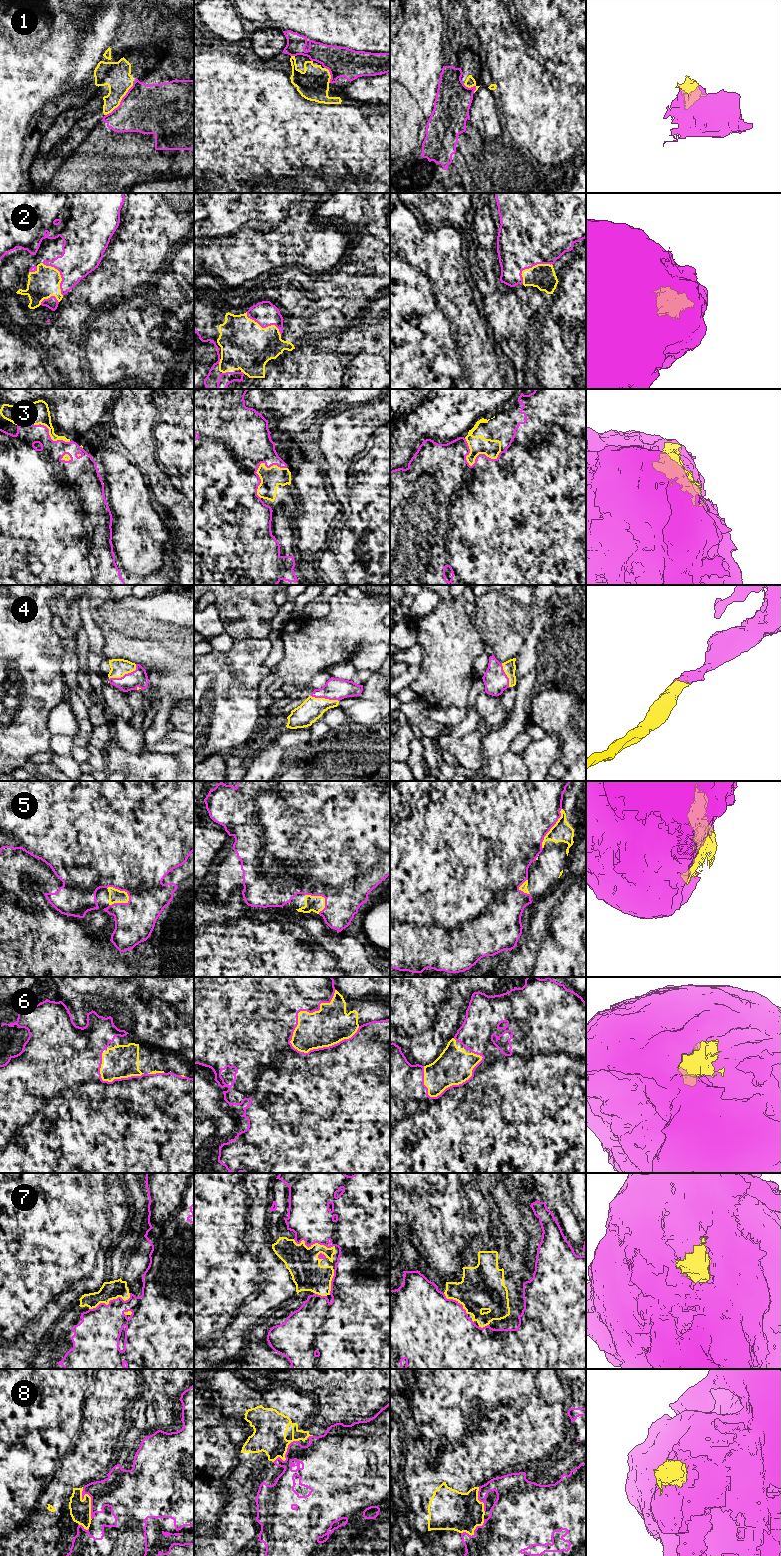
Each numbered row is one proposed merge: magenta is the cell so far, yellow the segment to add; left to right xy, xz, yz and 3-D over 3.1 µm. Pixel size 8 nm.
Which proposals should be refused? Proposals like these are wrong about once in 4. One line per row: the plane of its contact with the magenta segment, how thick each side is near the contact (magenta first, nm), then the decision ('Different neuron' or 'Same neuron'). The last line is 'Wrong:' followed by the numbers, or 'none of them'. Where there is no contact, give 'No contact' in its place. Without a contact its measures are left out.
1: Touches magenta in xy. Thickness 400 nm (magenta) against 220 nm. Different neuron
2: Touches magenta in yz. Thickness 480 nm (magenta) against 200 nm. Same neuron
3: Touches magenta in yz. Thickness 480 nm (magenta) against 140 nm. Same neuron
4: Touches magenta in xy. Thickness 140 nm (magenta) against 140 nm. Same neuron
5: Touches magenta in xy. Thickness 500 nm (magenta) against 110 nm. Same neuron
6: Touches magenta in xz. Thickness 500 nm (magenta) against 300 nm. Same neuron
7: Touches magenta in xy. Thickness 340 nm (magenta) against 150 nm. Same neuron
8: Touches magenta in xy. Thickness 300 nm (magenta) against 180 nm. Different neuron
Wrong: 1, 8

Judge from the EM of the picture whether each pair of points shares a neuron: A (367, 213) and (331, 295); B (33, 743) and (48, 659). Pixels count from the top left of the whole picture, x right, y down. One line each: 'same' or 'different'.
A: same
B: same

